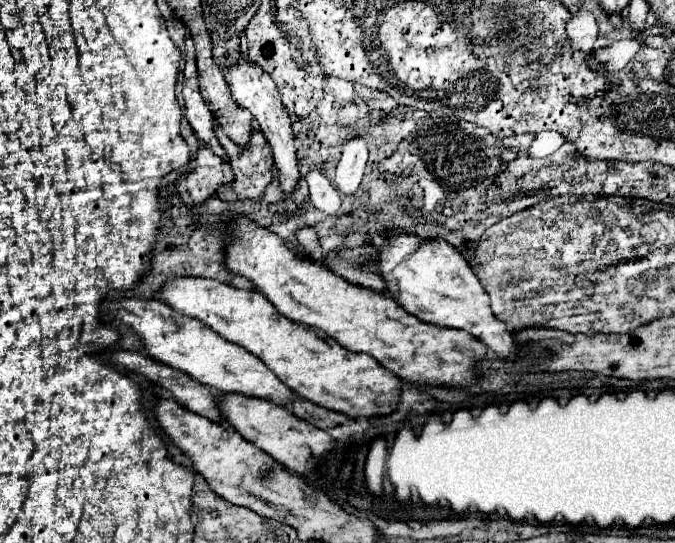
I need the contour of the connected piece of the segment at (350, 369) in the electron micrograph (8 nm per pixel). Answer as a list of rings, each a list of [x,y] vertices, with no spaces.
[[[171,277],[159,295],[175,311],[197,317],[227,341],[245,347],[299,397],[319,407],[343,413],[353,419],[381,417],[397,409],[401,381],[377,359],[363,353],[351,353],[337,343],[329,345],[315,329],[283,317],[259,291],[237,289],[215,279]]]

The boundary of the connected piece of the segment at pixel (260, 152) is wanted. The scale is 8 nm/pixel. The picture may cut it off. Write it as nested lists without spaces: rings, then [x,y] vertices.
[[[215,131],[215,133],[223,149],[227,151],[231,159],[231,169],[235,173],[233,187],[221,187],[217,197],[227,203],[233,203],[235,199],[237,201],[263,199],[265,187],[273,181],[273,173],[271,173],[273,155],[271,149],[267,147],[263,133],[255,131],[247,151],[239,151],[239,147],[235,147],[235,143],[231,143],[231,139],[223,135],[223,131]]]

